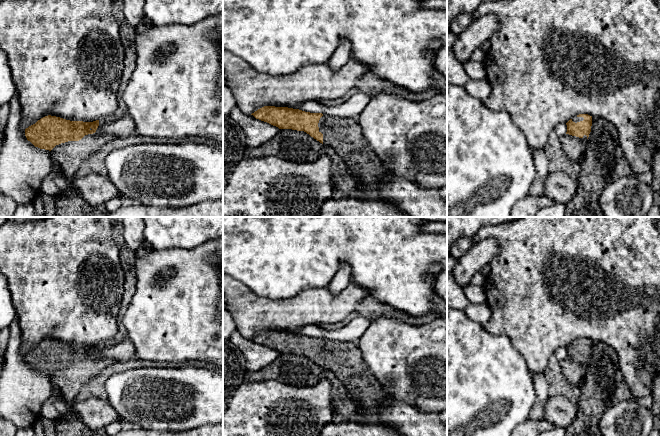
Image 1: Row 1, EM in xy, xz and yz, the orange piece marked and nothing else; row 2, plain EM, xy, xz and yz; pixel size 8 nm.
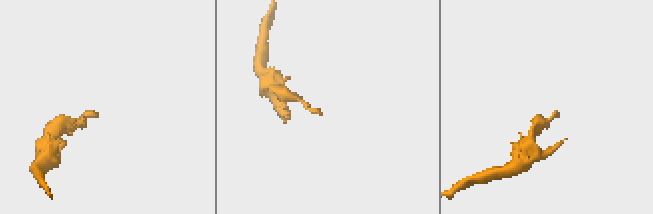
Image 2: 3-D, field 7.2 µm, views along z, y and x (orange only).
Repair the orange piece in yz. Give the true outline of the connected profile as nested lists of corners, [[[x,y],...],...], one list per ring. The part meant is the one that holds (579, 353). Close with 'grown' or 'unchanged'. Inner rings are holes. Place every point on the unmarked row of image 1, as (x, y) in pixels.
[[[579,338],[570,343],[566,349],[567,356],[560,361],[562,373],[570,384],[580,385],[591,356],[592,340]]] | grown

